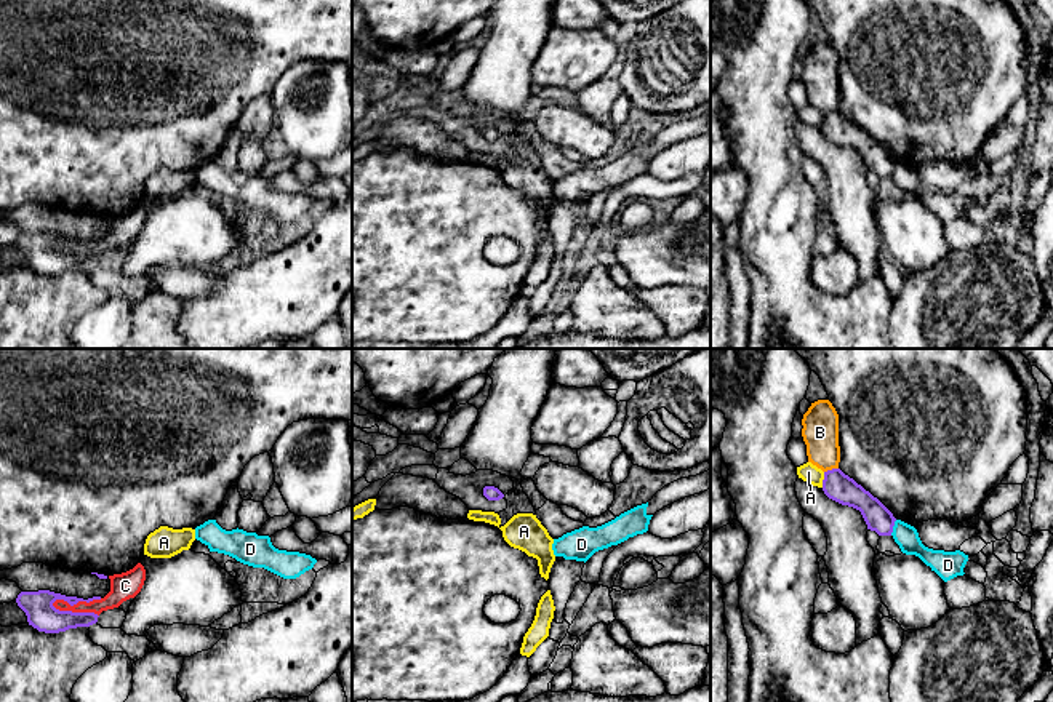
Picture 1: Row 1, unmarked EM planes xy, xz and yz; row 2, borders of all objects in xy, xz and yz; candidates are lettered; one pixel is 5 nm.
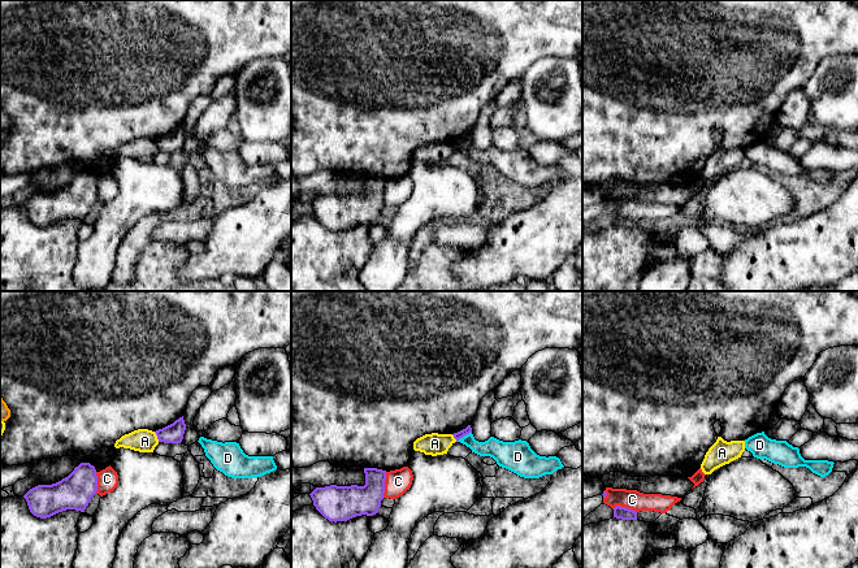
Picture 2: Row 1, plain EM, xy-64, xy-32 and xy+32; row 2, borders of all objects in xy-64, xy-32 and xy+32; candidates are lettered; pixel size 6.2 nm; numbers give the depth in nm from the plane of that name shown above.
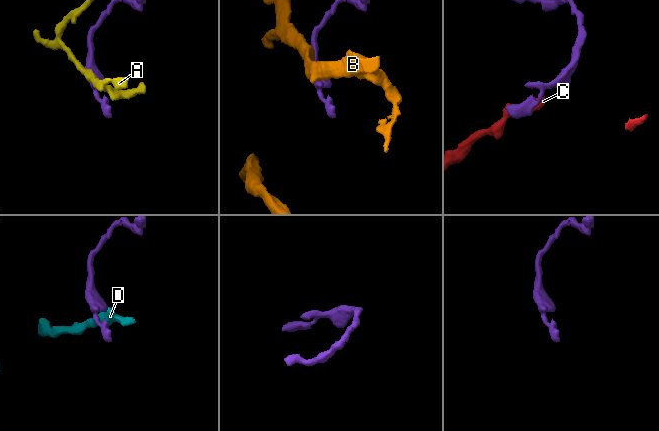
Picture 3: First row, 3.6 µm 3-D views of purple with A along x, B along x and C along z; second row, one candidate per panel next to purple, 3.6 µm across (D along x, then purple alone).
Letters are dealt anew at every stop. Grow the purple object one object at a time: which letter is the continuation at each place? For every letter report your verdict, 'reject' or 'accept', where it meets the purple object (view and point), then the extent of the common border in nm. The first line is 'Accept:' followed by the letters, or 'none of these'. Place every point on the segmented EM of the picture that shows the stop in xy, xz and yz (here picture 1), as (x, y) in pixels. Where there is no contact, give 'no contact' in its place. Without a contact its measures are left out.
Accept: none of these
A: reject; meets purple in yz at (823, 480); contact 80 nm long
B: reject; meets purple in yz at (832, 469); contact 80 nm long
C: reject; meets purple in xy at (76, 603); contact 260 nm long
D: reject; meets purple in yz at (892, 528); contact 90 nm long

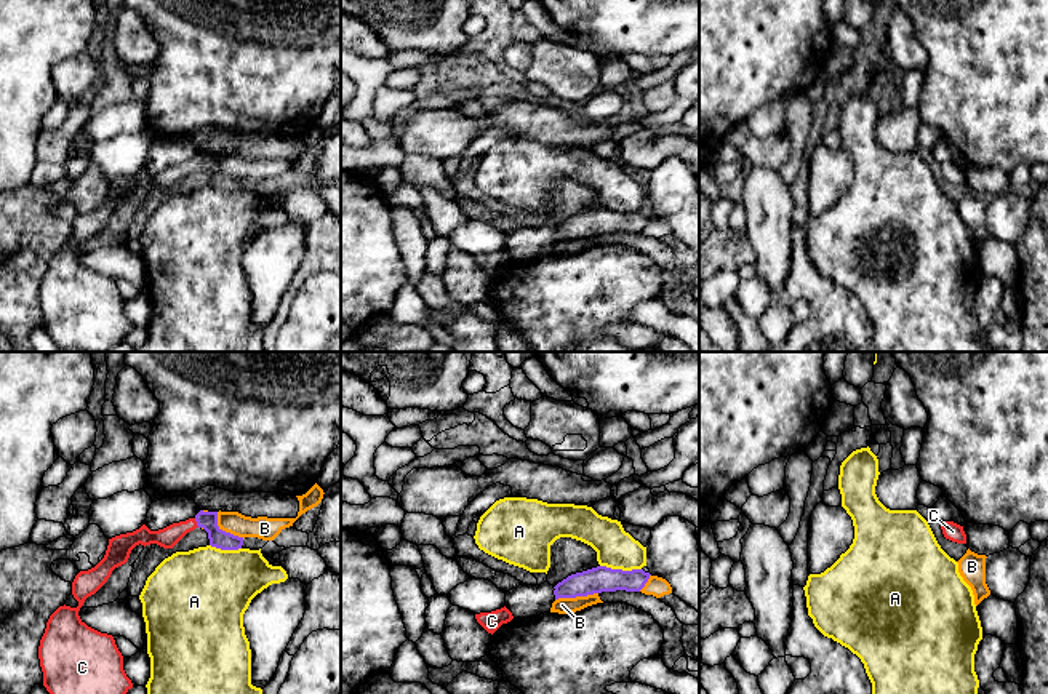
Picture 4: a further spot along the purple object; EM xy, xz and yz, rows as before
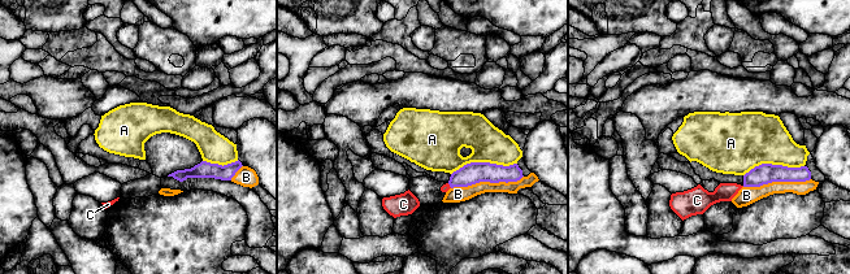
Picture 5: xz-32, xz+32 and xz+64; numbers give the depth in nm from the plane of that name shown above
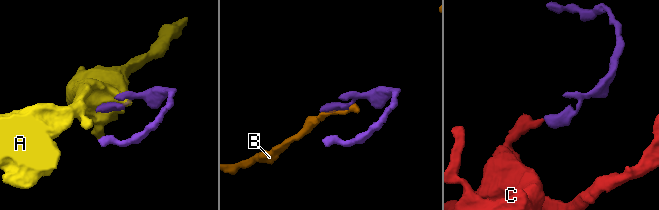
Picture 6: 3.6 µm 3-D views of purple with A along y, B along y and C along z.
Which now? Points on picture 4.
Accept: C
A: reject; meets purple in xz at (621, 570); contact 200 nm long
B: reject; meets purple in xz at (576, 595); contact 220 nm long
C: accept; meets purple in xy at (197, 523); contact 50 nm long

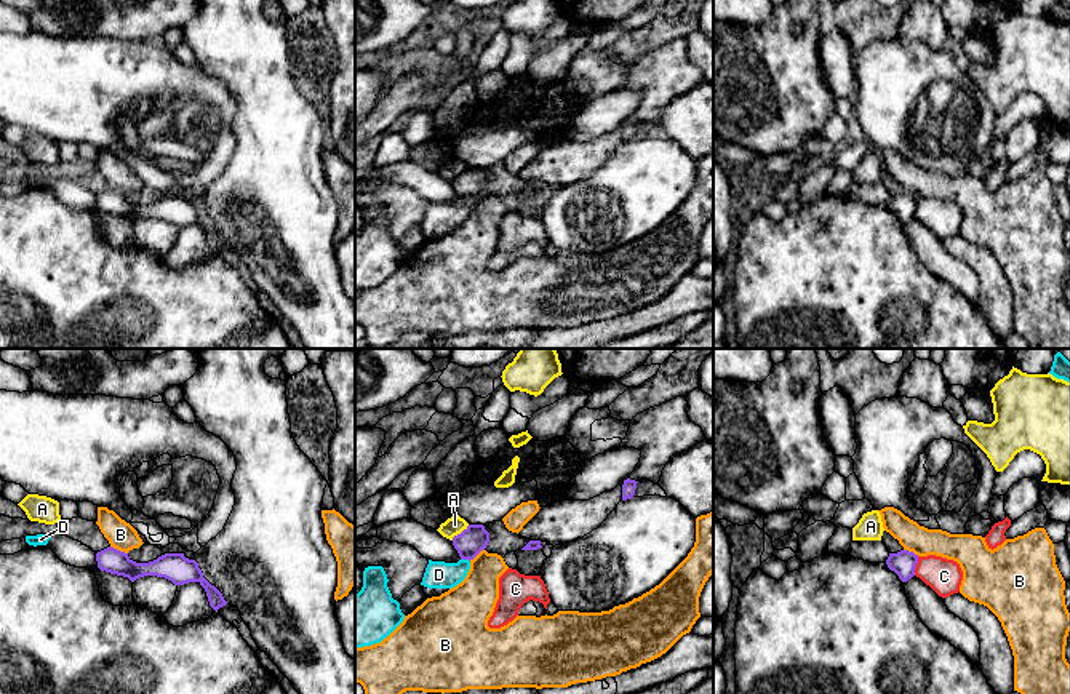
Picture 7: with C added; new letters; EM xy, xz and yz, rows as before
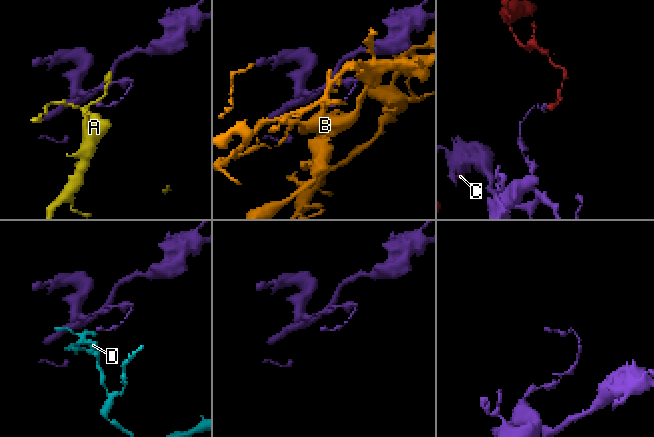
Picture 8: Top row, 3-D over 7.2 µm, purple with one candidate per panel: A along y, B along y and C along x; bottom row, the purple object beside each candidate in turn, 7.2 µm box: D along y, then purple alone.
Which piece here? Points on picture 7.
Accept: none of these
A: reject; meets purple in xz at (461, 533); contact 120 nm long
B: reject; meets purple in xy at (119, 550); contact 100 nm long
C: reject; meets purple in yz at (915, 566); contact 100 nm long
D: reject; meets purple in xz at (466, 558); contact 50 nm long

